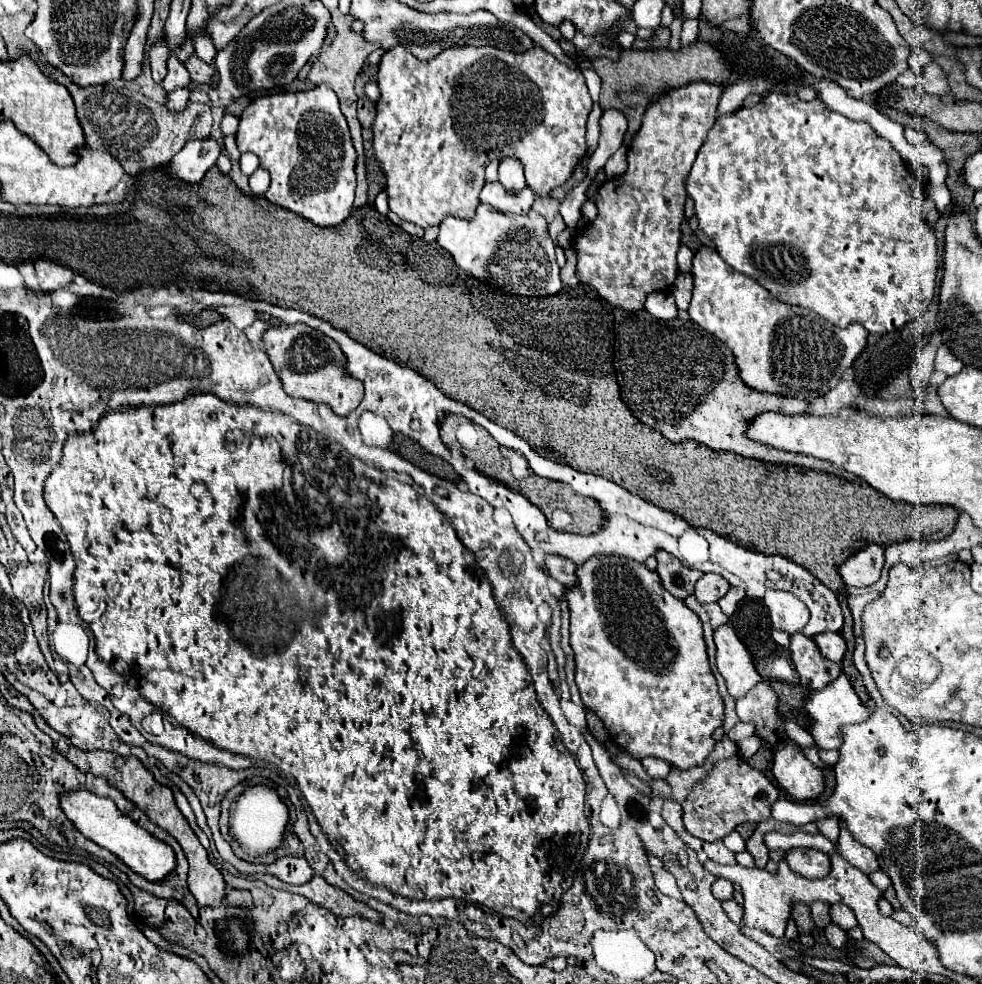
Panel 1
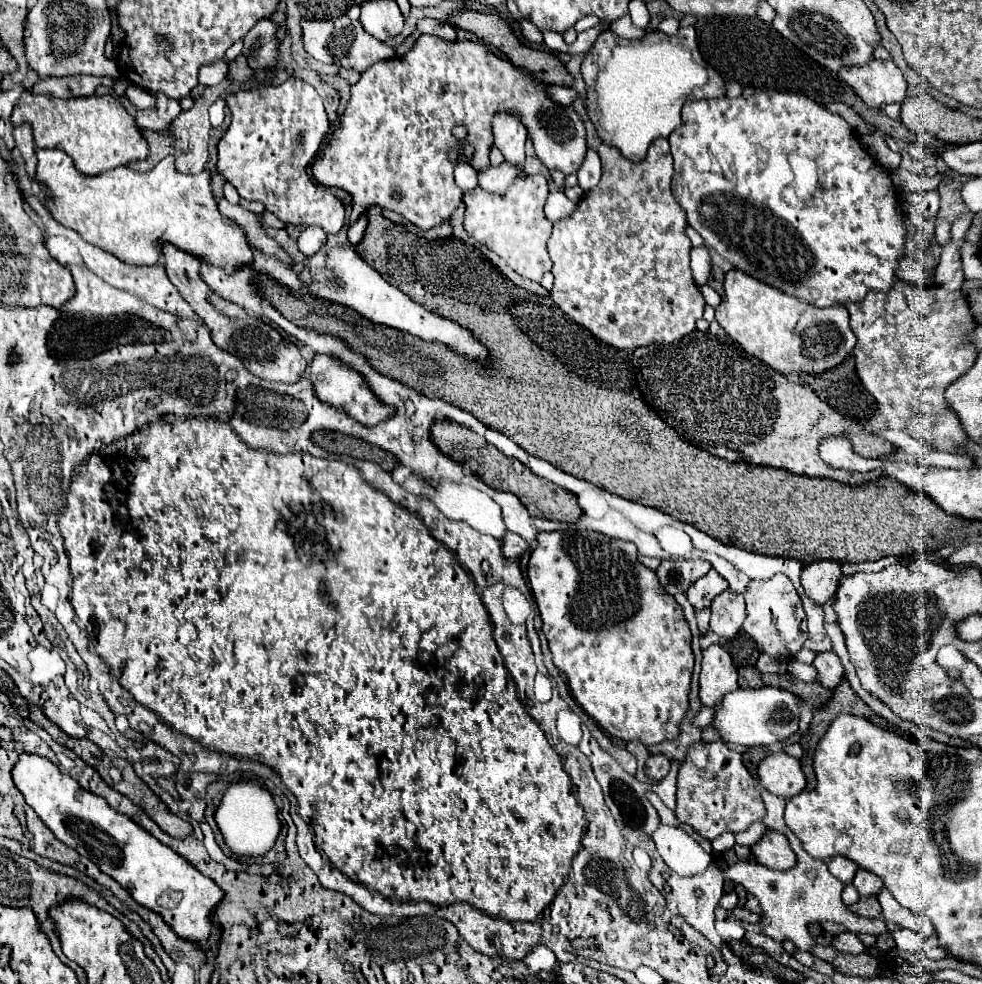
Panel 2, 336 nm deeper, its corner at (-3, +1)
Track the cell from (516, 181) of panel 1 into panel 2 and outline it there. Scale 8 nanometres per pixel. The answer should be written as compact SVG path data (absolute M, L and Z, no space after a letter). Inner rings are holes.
M499 114L493 120L493 134L495 146L501 150L505 162L511 162L511 166L521 166L525 162L525 126L509 114Z

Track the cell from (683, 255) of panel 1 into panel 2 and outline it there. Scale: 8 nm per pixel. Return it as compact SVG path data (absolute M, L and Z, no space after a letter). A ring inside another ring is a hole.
M703 284L703 286L699 286L699 290L701 290L701 294L703 294L703 298L705 298L705 302L709 304L709 306L717 306L719 302L721 302L721 296L709 286L709 284Z

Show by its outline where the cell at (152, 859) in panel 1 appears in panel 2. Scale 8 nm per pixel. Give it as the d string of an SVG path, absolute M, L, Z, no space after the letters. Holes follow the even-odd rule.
M21 754L13 768L13 782L25 796L25 802L61 842L93 860L105 874L113 876L129 890L137 904L161 914L181 938L197 944L207 940L211 928L209 912L223 898L223 890L213 880L153 838L153 834L137 826L129 816L109 808L101 796L81 788L71 776L61 774L57 764L41 756Z

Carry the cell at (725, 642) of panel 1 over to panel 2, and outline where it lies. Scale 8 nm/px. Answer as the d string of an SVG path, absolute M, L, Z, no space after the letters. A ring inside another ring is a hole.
M719 644L709 646L703 652L703 666L699 676L699 698L703 706L717 706L725 694L737 690L737 678L737 668L733 666L729 652Z

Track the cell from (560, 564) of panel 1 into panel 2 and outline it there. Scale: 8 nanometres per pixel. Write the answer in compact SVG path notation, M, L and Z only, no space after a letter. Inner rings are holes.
M507 532L503 538L503 554L507 554L507 558L521 558L525 552L531 552L531 546L521 536Z

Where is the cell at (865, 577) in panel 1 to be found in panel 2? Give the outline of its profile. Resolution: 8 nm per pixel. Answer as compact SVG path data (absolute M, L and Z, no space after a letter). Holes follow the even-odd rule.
M821 560L821 562L813 562L803 568L801 584L811 600L825 604L835 594L841 576L843 574L841 574L839 562Z

